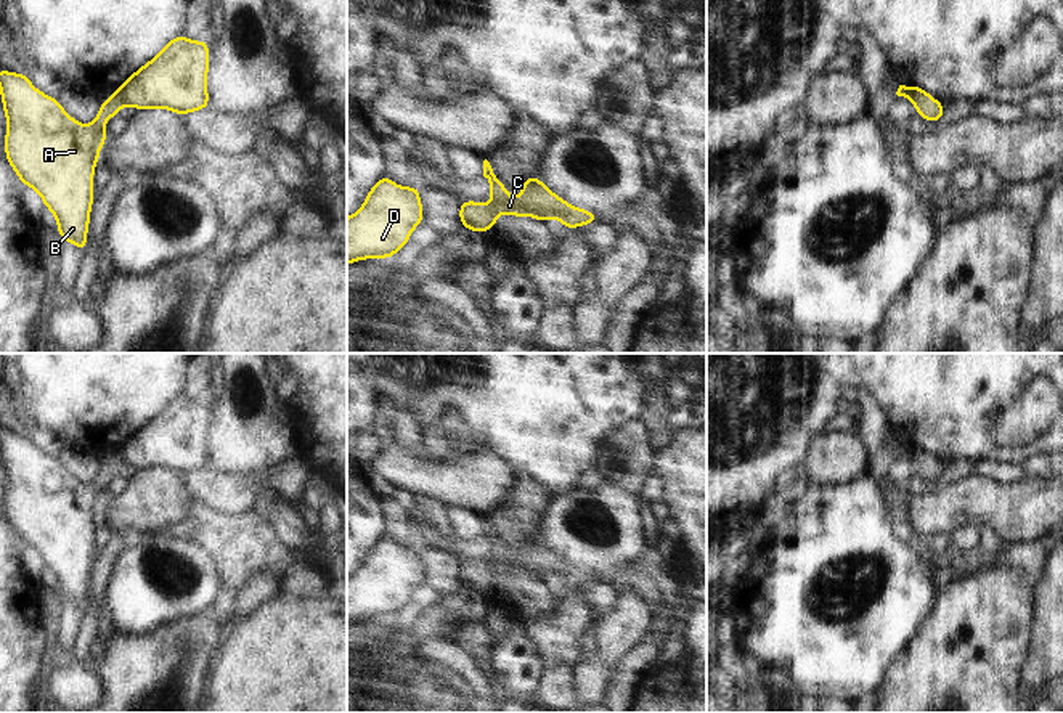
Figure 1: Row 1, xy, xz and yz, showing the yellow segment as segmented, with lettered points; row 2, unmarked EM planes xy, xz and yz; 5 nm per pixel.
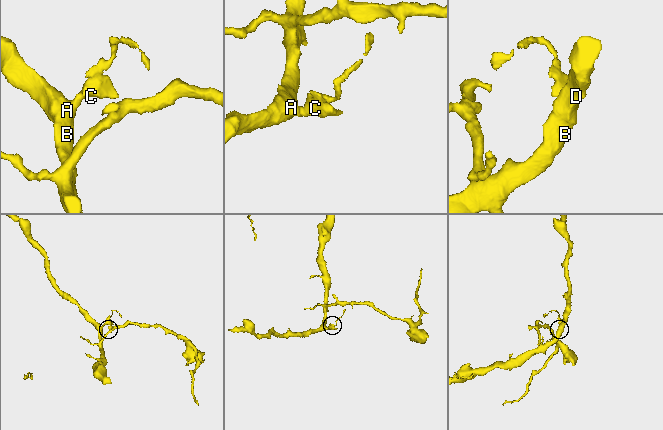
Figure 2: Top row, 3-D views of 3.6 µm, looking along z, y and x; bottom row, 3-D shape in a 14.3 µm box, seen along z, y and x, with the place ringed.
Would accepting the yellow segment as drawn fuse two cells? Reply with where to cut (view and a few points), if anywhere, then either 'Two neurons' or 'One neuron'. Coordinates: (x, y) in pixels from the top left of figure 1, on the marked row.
No split. One neuron.

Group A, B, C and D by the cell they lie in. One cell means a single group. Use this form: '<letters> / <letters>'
A B C D

